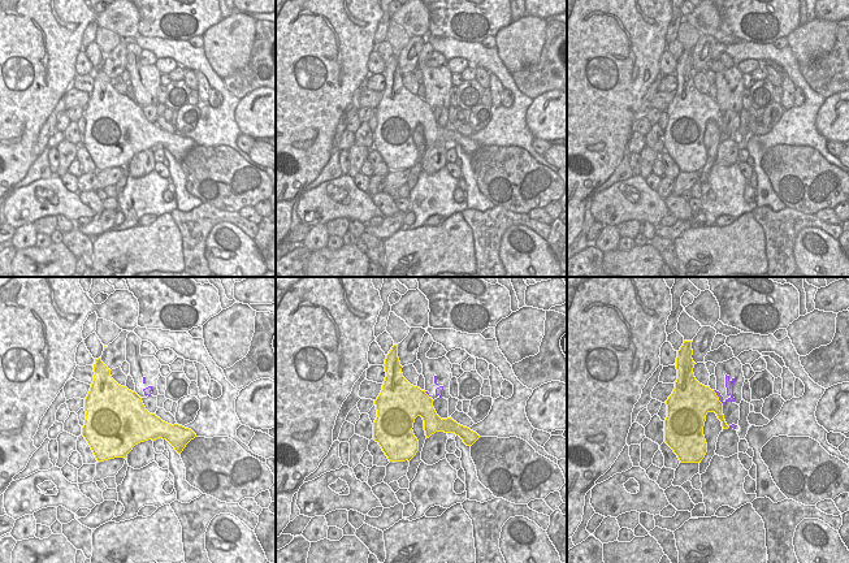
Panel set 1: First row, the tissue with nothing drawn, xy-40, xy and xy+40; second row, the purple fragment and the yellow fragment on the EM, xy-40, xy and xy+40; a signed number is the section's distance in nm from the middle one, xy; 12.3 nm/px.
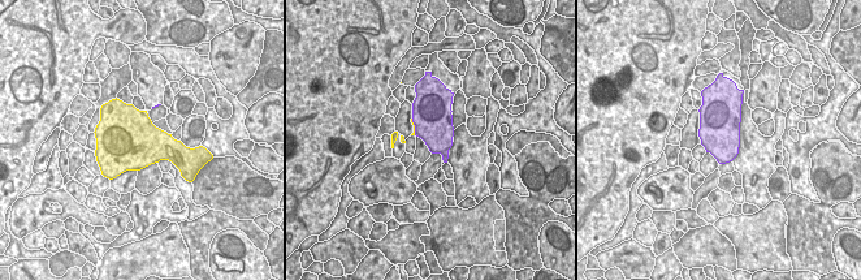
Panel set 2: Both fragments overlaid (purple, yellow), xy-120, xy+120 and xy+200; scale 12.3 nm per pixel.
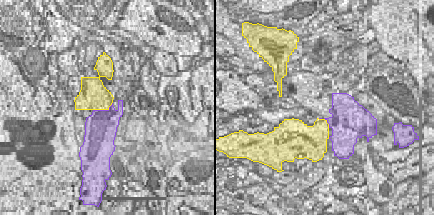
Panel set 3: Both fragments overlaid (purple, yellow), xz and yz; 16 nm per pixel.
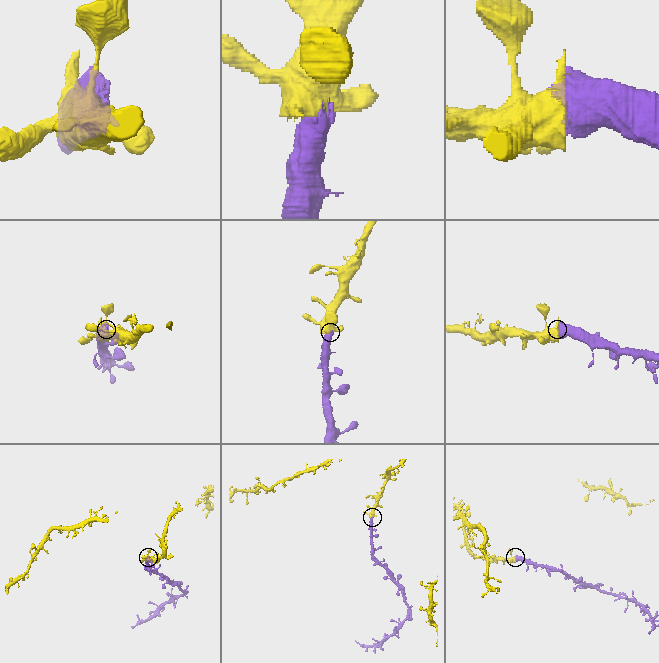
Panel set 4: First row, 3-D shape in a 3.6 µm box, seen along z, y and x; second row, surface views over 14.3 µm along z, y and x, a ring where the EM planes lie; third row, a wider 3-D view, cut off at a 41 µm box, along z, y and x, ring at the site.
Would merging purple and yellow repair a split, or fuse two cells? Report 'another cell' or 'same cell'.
same cell

